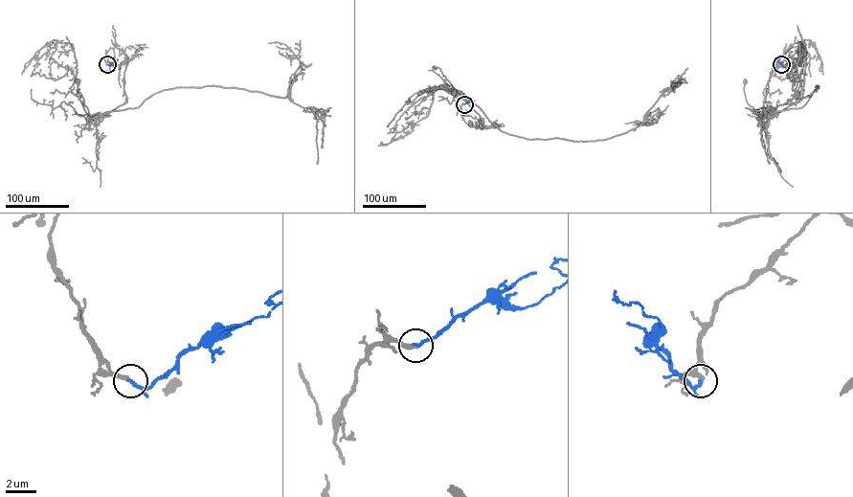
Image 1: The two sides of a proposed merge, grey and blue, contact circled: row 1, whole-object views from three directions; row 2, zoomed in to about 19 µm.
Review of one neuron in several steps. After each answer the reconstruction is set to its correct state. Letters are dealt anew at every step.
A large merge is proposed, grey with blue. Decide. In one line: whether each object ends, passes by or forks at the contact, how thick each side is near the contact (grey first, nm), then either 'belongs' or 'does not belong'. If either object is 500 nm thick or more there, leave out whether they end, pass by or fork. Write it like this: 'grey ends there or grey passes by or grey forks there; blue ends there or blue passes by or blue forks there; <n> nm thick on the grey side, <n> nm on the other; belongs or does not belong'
grey ends there; blue ends there; 320 nm thick on the grey side, 240 nm on the other; does not belong

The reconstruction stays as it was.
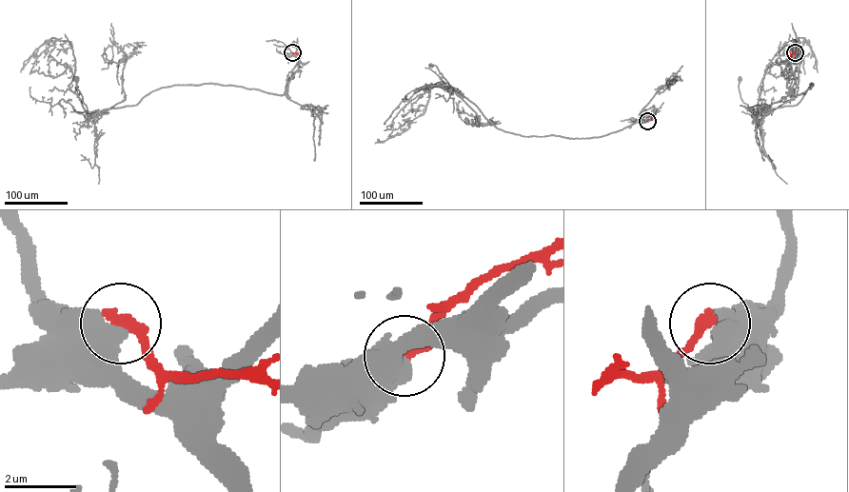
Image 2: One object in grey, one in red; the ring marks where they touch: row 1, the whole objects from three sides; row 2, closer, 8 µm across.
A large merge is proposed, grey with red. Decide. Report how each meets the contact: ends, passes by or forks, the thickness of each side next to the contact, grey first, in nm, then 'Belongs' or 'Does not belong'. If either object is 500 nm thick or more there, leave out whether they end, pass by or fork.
Thickness 650 nm (grey) against 360 nm. Does not belong

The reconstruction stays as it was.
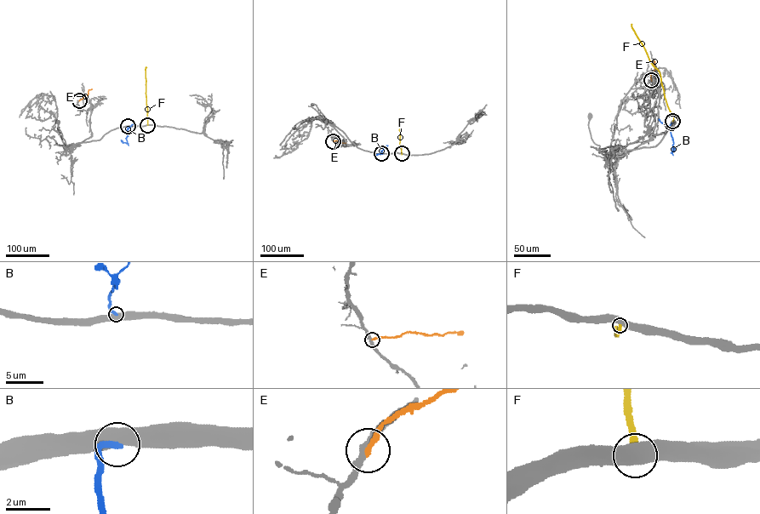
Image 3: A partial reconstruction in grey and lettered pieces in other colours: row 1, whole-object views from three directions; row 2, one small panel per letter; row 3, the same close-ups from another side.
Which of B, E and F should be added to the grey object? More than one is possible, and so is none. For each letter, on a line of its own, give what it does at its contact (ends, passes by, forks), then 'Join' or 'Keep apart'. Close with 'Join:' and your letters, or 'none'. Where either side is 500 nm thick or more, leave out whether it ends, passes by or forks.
B: Keep apart
E: It ends there. Keep apart
F: Keep apart
Join: none

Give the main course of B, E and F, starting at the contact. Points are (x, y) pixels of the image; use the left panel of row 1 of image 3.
B: (128, 126), (127, 142), (121, 140)
E: (79, 100), (92, 88)
F: (147, 125), (146, 67)

